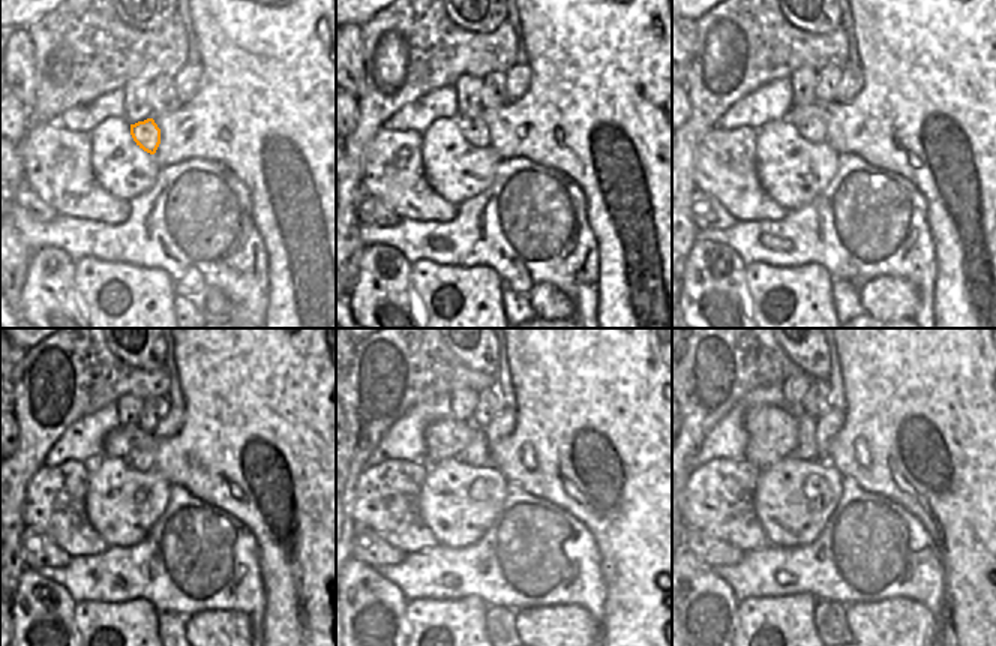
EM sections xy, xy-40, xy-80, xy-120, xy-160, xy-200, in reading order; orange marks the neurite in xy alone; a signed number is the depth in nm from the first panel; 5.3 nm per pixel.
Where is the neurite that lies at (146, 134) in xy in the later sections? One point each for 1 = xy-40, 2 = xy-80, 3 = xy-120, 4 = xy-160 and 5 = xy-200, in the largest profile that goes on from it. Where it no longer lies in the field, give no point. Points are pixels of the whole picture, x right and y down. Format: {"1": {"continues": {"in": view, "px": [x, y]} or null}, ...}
{"1": {"continues": {"in": "xy-40", "px": [477, 134]}}, "2": {"continues": {"in": "xy-80", "px": [812, 129]}}, "3": {"continues": {"in": "xy-120", "px": [143, 460]}}, "4": {"continues": {"in": "xy-160", "px": [476, 454]}}, "5": {"continues": {"in": "xy-200", "px": [806, 448]}}}

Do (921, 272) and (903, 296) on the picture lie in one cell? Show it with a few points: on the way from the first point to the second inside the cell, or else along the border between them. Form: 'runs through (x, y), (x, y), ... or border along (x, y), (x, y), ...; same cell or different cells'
border along (878, 276), (903, 276), (918, 294), (918, 311); different cells

